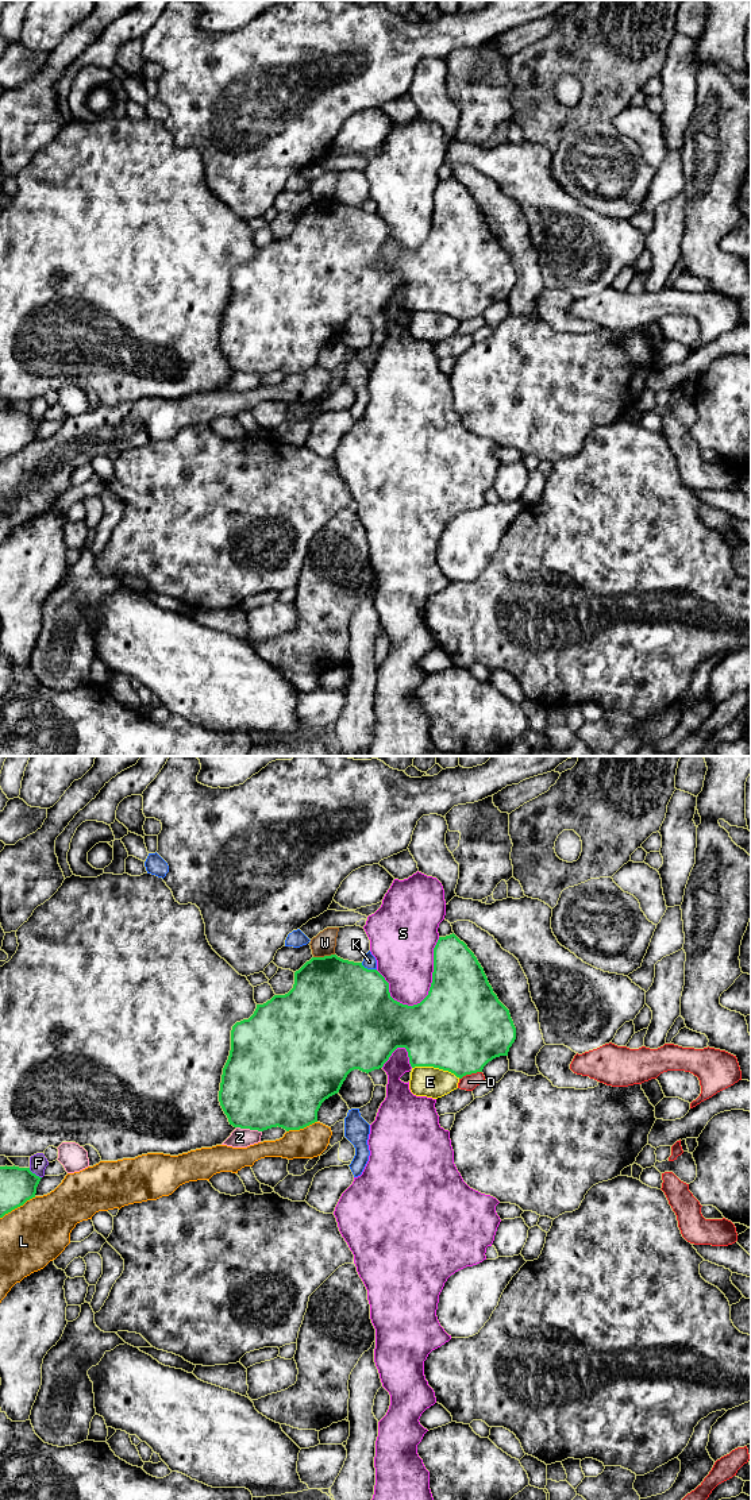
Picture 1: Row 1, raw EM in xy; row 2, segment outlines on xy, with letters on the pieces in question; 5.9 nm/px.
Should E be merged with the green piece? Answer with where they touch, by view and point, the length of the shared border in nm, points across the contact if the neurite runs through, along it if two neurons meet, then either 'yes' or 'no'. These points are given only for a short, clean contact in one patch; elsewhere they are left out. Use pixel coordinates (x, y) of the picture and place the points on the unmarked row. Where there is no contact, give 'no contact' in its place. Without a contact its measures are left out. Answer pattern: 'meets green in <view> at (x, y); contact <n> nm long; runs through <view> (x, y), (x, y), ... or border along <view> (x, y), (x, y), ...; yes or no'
meets green in xy at (436, 311); contact 300 nm long; no

